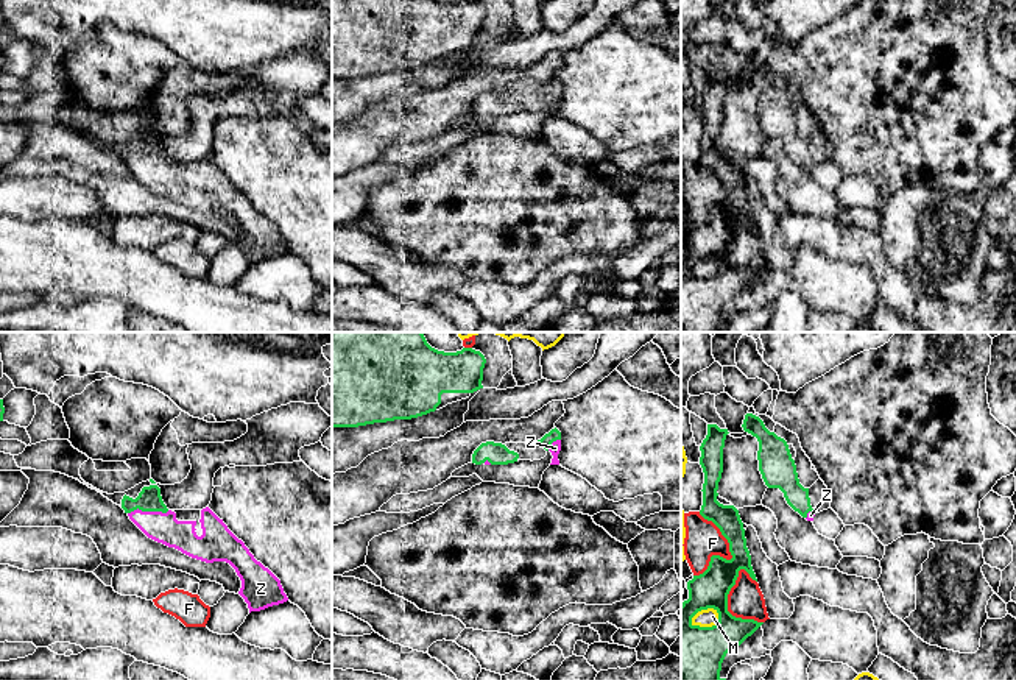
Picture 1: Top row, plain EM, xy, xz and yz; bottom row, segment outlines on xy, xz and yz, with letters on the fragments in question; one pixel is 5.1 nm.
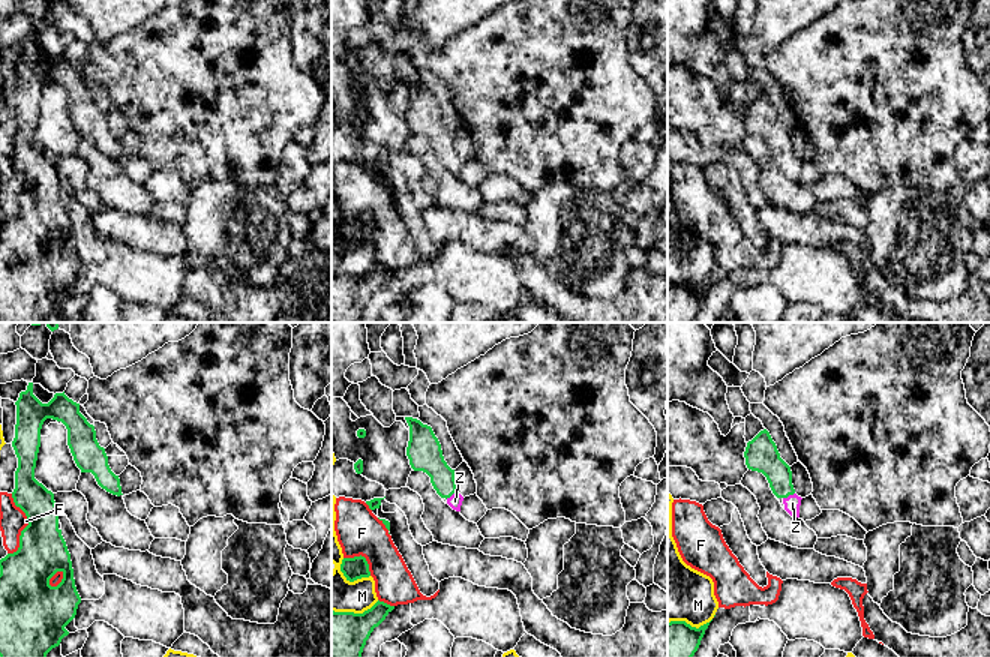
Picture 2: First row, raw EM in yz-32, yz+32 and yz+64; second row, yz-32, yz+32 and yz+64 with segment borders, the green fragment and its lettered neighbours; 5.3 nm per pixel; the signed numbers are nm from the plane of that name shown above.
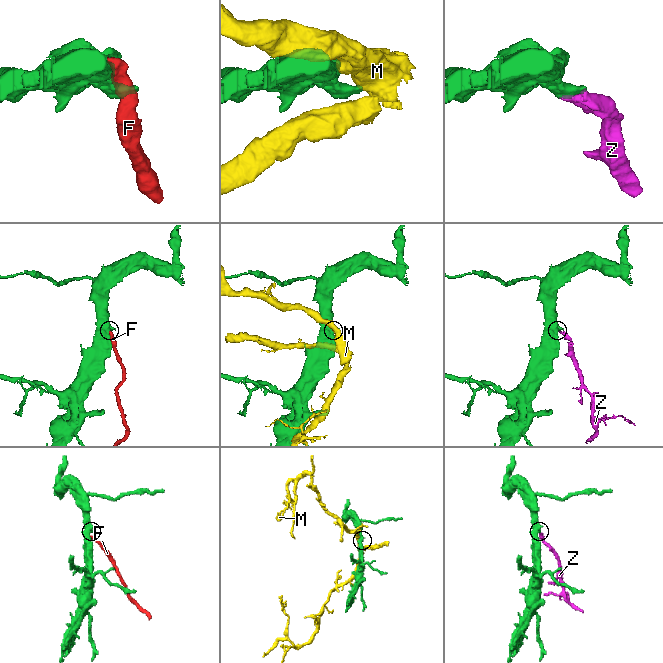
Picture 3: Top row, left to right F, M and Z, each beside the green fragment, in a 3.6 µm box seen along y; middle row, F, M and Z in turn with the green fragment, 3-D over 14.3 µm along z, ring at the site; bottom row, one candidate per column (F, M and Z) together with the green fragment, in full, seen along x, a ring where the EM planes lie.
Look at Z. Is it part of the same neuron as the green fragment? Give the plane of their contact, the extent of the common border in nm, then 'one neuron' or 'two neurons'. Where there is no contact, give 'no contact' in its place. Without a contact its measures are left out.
meets green in xy; contact 220 nm long; one neuron

